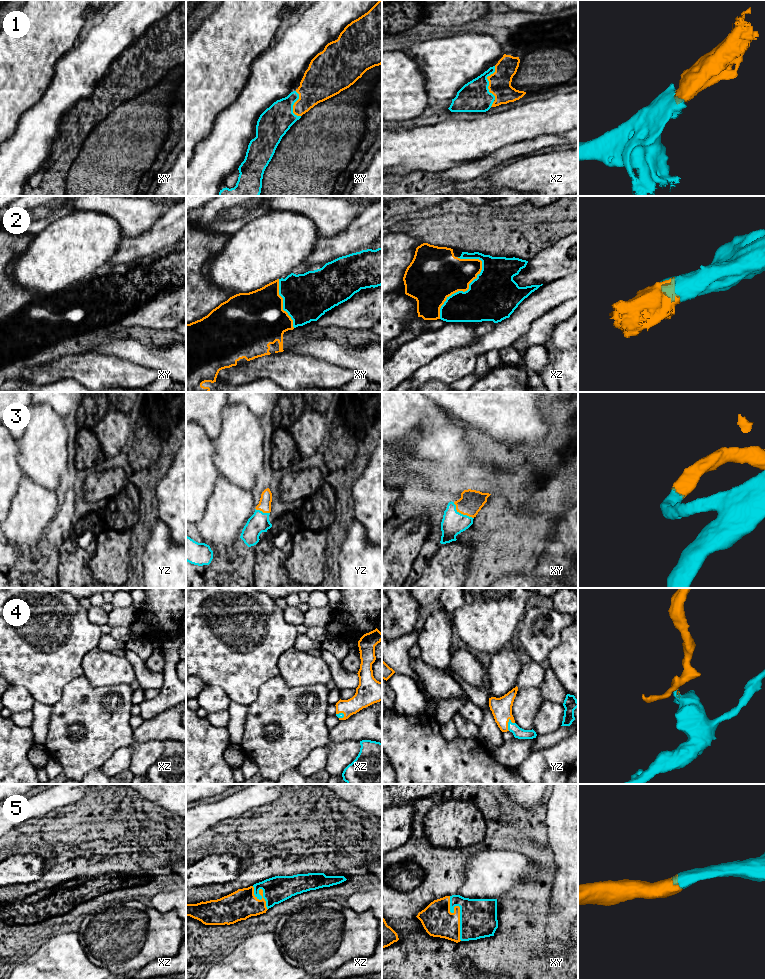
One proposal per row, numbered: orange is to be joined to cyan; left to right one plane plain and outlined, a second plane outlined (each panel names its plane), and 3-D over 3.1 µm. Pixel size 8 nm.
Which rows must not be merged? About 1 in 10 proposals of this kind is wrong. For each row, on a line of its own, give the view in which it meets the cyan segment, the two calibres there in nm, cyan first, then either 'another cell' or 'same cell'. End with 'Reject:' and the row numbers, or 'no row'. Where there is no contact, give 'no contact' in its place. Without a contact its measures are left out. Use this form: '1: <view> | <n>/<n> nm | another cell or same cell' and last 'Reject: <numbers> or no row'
1: xz | 240/180 nm | same cell
2: xz | 400/400 nm | same cell
3: xy | 190/190 nm | same cell
4: yz | 90/170 nm | same cell
5: xy | 300/240 nm | same cell
Reject: no row

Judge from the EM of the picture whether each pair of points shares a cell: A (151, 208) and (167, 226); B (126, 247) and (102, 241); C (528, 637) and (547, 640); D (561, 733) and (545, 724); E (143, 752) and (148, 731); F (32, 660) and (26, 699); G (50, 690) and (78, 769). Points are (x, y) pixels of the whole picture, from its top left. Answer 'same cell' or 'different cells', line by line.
A: different cells
B: different cells
C: same cell
D: different cells
E: different cells
F: different cells
G: different cells

